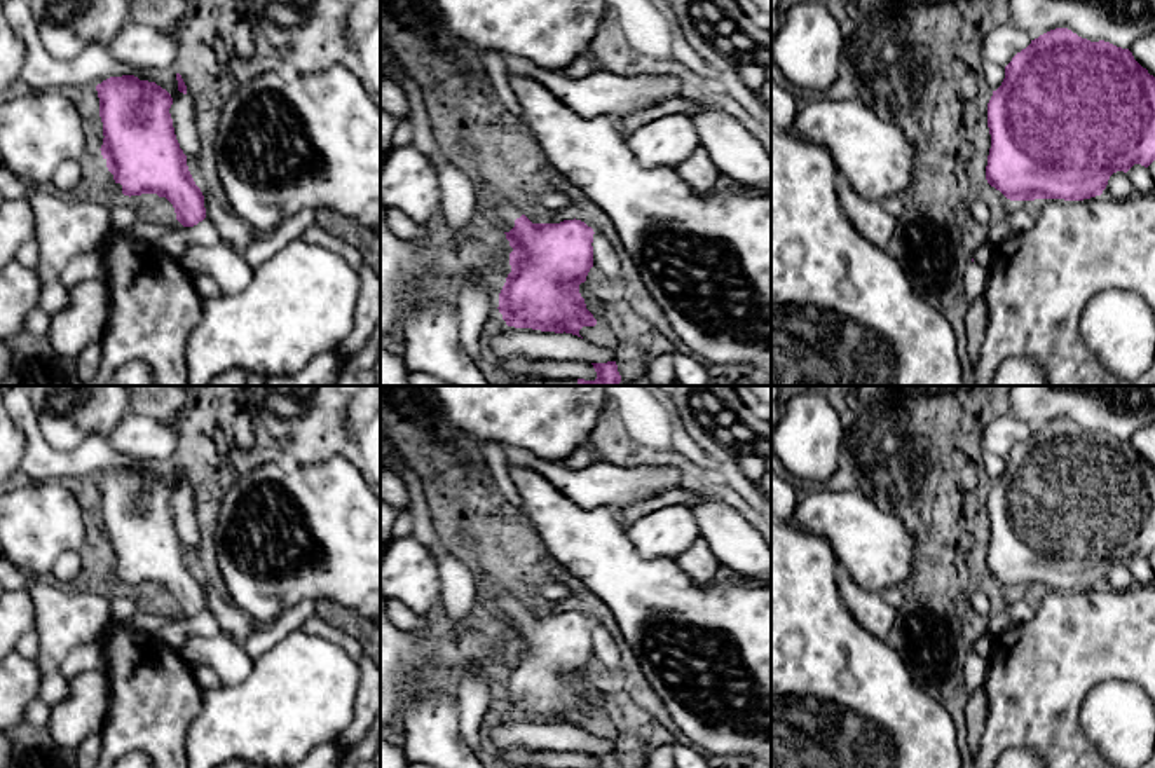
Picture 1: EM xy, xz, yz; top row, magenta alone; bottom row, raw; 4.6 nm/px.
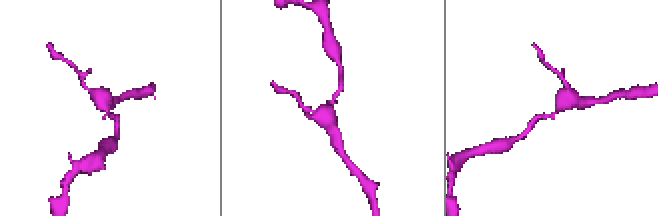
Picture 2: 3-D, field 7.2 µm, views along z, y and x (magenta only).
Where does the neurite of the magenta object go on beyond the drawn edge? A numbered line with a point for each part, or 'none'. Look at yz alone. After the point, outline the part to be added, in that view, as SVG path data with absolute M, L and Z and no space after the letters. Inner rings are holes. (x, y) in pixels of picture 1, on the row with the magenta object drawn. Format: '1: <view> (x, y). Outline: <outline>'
none

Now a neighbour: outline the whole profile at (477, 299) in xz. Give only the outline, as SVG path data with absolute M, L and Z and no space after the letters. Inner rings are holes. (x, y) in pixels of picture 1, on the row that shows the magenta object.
M466 278L457 283L454 298L459 309L461 342L478 365L487 356L485 333L494 325L499 293L485 278Z

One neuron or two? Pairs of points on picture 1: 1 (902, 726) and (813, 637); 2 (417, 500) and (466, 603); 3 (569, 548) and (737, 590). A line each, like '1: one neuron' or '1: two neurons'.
1: one neuron
2: one neuron
3: one neuron

